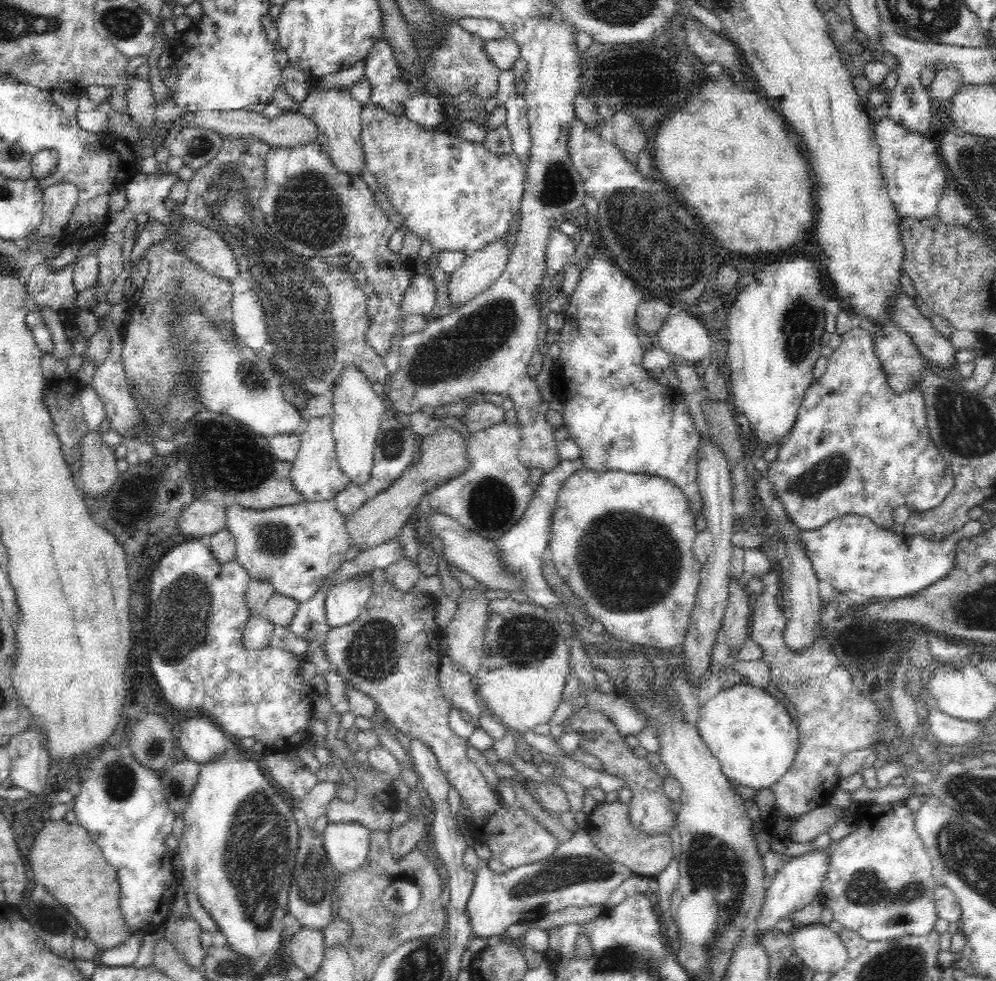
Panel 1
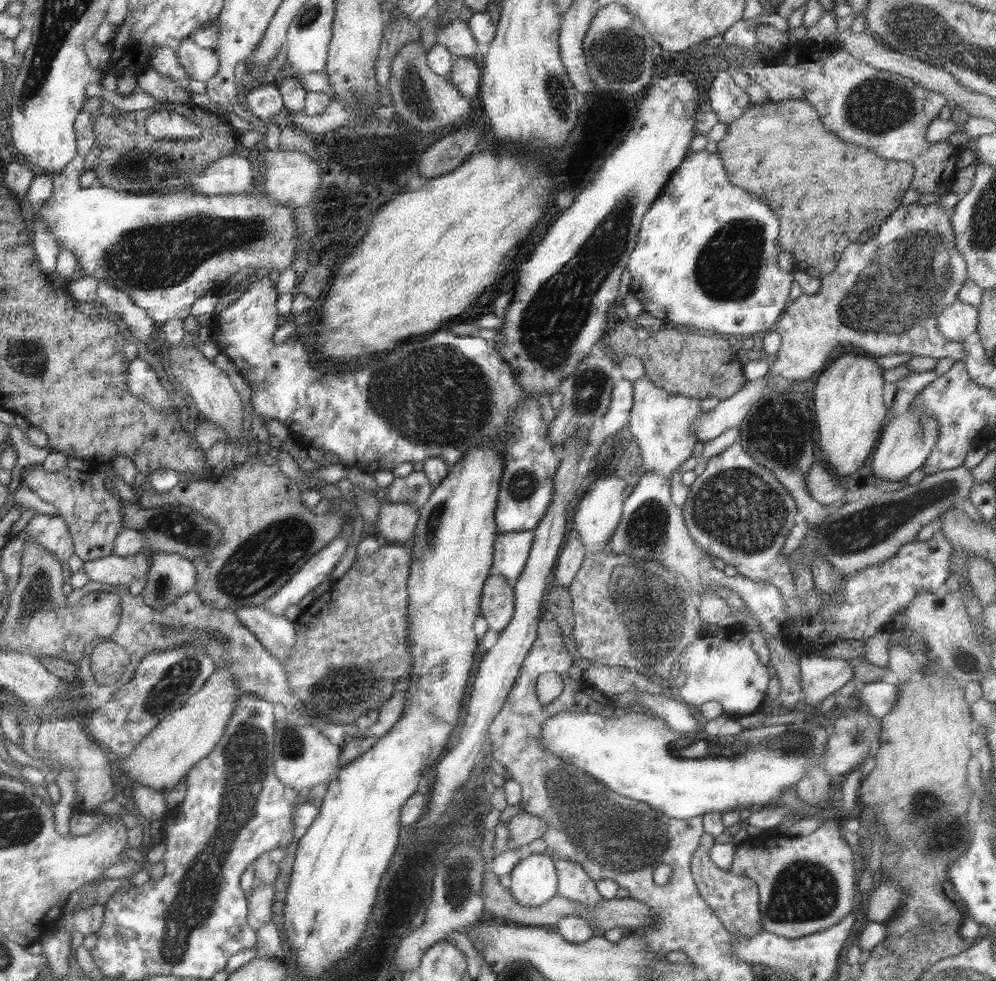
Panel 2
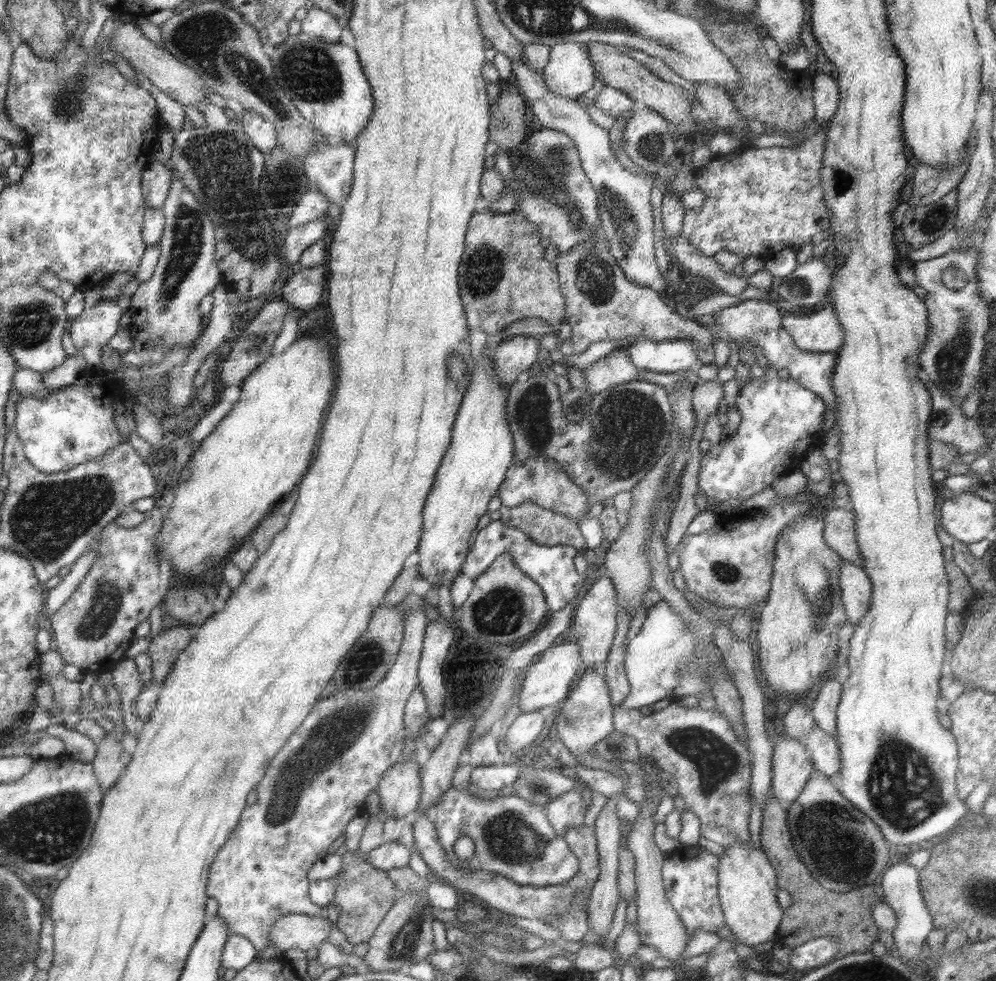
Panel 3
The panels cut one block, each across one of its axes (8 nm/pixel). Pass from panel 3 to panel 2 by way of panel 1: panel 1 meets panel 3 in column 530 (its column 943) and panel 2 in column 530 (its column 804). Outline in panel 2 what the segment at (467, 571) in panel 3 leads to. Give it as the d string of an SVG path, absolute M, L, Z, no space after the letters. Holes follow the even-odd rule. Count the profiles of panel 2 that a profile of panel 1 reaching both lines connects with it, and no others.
M531 532L499 534L493 544L493 562L489 568L489 576L501 576L507 580L507 586L513 588L527 562L531 544Z

